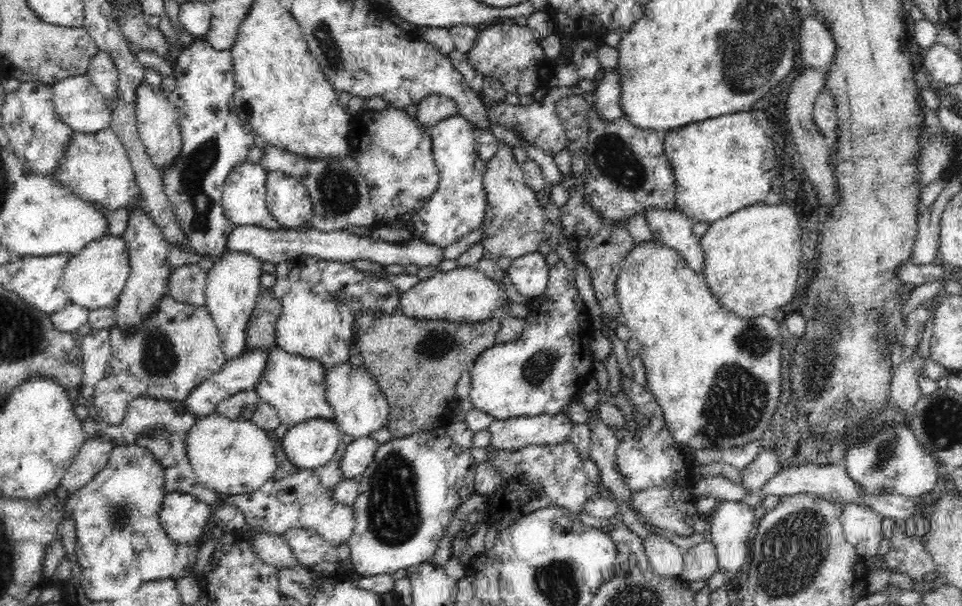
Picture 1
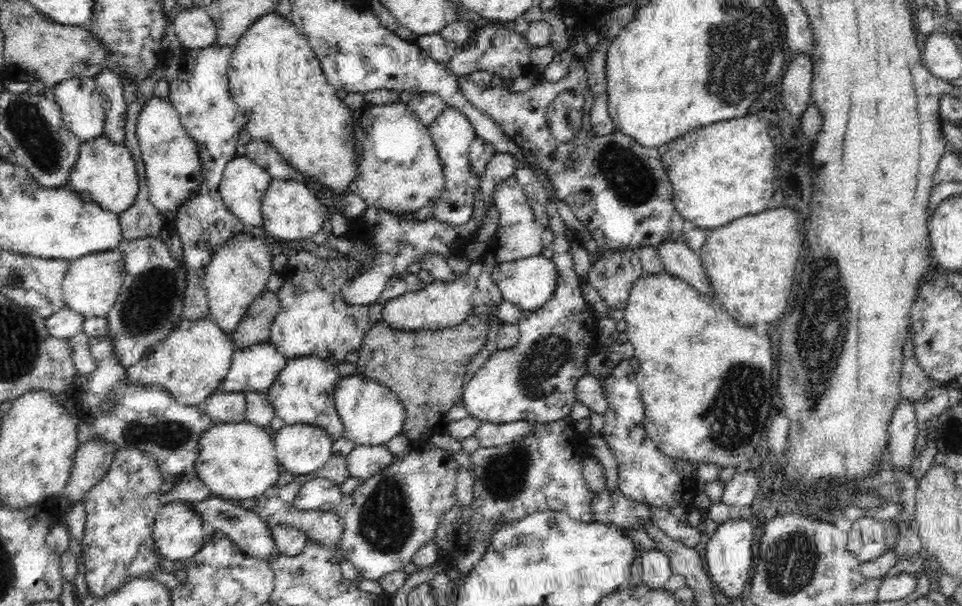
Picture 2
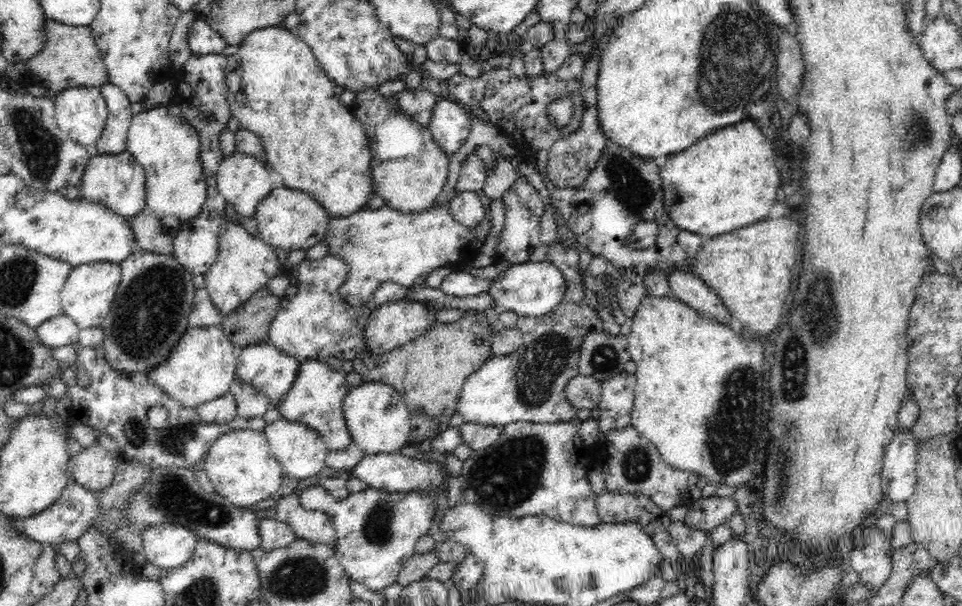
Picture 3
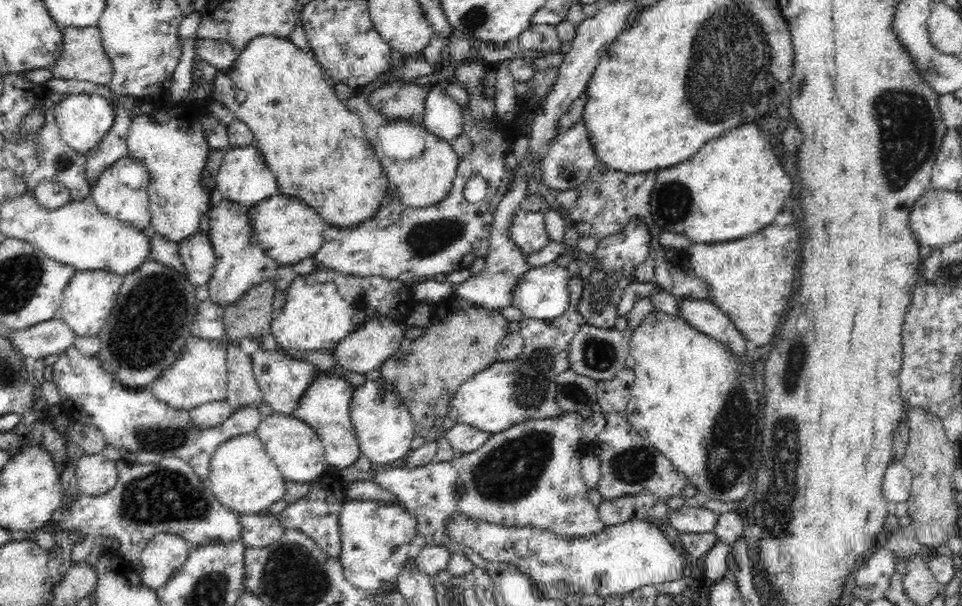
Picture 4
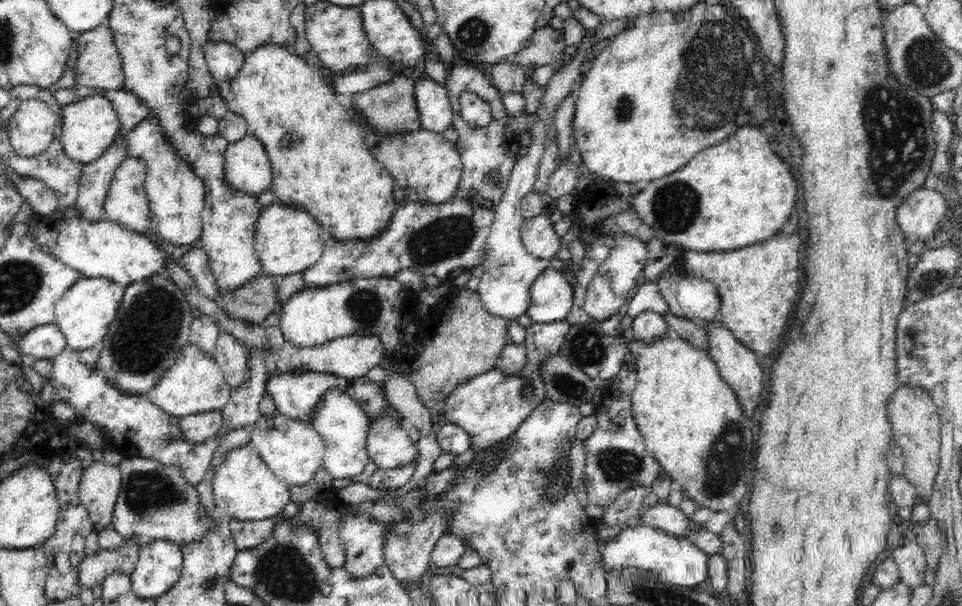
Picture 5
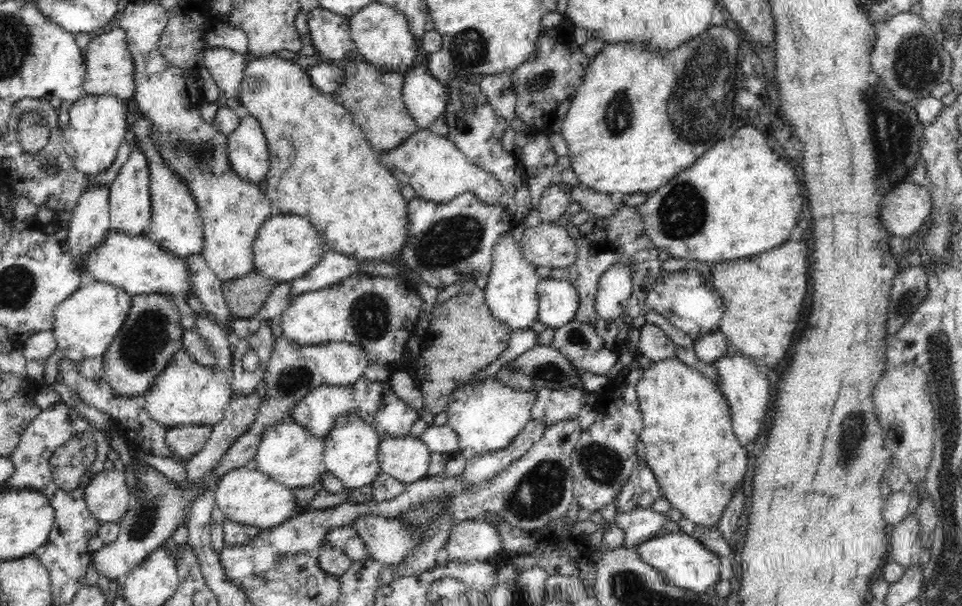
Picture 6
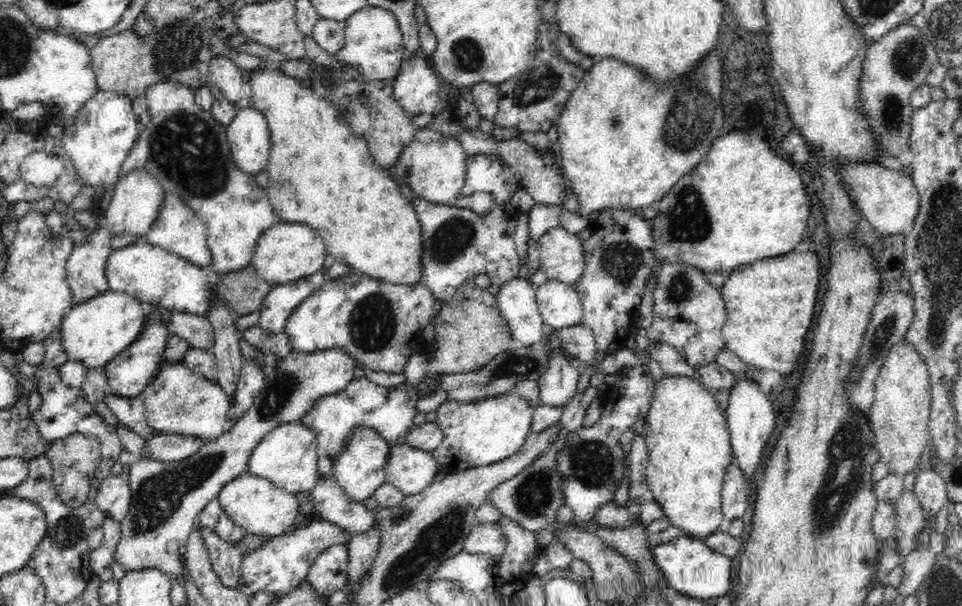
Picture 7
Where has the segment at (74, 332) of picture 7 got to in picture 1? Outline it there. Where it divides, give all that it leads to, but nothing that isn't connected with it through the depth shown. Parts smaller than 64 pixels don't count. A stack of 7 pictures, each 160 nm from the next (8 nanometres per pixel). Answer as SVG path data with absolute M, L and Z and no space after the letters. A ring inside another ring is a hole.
M106 235L86 244L78 254L69 258L63 284L70 302L89 311L114 305L130 275L130 259L126 241L121 236Z

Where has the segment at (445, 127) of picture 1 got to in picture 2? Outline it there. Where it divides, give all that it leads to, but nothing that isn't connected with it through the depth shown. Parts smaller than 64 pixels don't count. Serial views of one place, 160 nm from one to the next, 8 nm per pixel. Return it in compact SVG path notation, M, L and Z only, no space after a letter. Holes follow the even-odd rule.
M446 106L428 127L435 148L438 149L445 180L444 192L435 201L431 218L450 226L464 226L472 220L476 202L474 194L480 188L480 175L472 171L468 156L469 145L477 138L475 128L468 117L450 106Z

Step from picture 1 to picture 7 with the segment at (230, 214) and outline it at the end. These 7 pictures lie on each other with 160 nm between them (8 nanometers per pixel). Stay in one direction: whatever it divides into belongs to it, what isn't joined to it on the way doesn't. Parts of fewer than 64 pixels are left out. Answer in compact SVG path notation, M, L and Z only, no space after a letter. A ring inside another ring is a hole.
M252 106L240 107L226 128L236 166L254 175L265 170L271 150L267 118Z

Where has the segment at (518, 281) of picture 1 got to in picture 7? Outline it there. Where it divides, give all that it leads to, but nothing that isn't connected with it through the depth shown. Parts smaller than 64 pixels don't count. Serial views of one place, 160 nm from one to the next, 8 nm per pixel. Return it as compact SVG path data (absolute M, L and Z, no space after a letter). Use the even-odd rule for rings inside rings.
M547 280L536 287L535 296L544 325L555 329L576 326L583 315L583 304L572 285Z

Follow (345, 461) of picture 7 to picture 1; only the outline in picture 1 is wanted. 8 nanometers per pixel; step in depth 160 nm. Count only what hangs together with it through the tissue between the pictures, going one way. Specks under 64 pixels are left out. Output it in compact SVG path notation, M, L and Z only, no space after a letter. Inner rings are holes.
M276 346L268 350L266 364L255 390L261 402L270 404L278 411L281 423L293 427L310 419L333 419L334 411L325 397L326 368L317 360L293 355Z

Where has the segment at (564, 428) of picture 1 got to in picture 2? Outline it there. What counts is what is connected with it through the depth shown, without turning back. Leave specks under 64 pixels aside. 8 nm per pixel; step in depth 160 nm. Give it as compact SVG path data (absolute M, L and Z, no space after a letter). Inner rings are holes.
M520 419L511 423L491 423L481 421L478 430L474 432L474 436L480 441L480 446L484 448L502 446L502 444L510 444L512 440L526 436L530 432L534 432L536 423Z

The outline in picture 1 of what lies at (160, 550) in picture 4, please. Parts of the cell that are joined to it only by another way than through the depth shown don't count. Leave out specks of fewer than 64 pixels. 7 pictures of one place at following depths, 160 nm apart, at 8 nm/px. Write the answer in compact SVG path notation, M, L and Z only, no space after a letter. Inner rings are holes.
M172 492L162 503L160 523L175 544L190 546L200 540L212 515L211 506L200 499L184 492Z

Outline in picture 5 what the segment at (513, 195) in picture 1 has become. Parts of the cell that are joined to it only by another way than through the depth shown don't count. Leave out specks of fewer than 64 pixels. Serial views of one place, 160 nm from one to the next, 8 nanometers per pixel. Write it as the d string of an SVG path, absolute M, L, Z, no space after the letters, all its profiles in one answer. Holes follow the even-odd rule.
M543 213L524 220L521 241L526 252L539 259L556 258L560 248L560 236L555 233L554 222Z

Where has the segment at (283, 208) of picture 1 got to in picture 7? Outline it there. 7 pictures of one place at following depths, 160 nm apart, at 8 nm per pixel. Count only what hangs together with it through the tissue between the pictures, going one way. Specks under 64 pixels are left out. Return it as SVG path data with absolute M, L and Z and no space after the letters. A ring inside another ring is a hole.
M278 221L262 233L251 258L258 275L272 286L290 284L312 276L328 261L326 243L317 232L306 225L284 221Z

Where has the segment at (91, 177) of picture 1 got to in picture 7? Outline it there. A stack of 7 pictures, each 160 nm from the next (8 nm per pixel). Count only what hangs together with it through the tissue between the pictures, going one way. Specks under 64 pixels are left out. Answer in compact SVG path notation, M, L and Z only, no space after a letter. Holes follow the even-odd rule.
M136 167L126 176L120 177L116 184L114 195L104 215L106 227L113 235L130 234L144 238L157 219L164 193L165 188L156 177L150 175L144 167Z

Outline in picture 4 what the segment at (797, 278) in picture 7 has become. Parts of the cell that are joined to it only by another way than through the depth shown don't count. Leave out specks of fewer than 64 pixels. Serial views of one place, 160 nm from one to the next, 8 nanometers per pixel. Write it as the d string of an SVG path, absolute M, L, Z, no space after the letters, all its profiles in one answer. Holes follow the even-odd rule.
M773 222L741 239L721 243L693 243L687 250L690 266L695 276L702 280L709 288L711 300L718 308L725 312L734 326L746 337L752 340L759 348L770 347L770 341L780 327L782 314L786 310L786 304L791 302L792 290L794 290L794 276L796 265L800 263L800 246L802 234L794 228L794 225L775 225Z

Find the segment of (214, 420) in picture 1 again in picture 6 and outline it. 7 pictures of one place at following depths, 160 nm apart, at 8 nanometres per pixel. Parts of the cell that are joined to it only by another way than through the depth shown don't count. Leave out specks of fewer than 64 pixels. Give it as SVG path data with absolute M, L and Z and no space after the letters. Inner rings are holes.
M254 461L240 468L233 468L218 480L215 491L215 505L227 520L254 526L261 531L284 524L298 512L293 490L274 481L270 476L258 471Z

